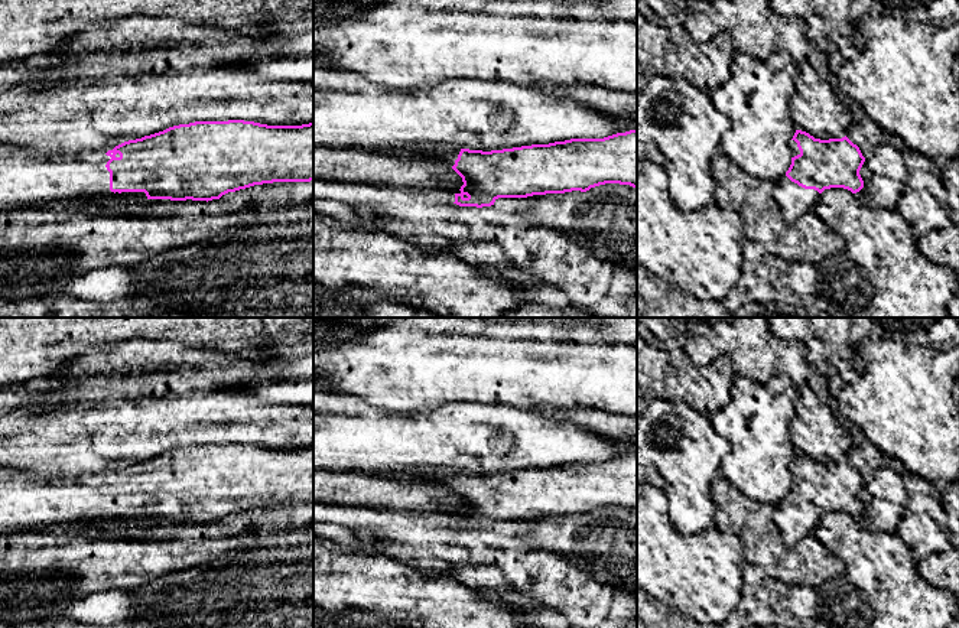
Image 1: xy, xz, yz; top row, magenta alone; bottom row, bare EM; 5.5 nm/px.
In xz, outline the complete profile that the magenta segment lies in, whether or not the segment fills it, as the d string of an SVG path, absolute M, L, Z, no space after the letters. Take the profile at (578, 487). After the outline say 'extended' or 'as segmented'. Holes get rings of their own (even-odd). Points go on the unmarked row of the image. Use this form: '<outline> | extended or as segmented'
M637 452L604 462L570 462L491 475L458 472L448 468L425 468L393 476L441 485L452 491L464 505L461 515L455 517L454 527L459 530L491 530L498 521L586 515L605 507L637 511Z | extended

